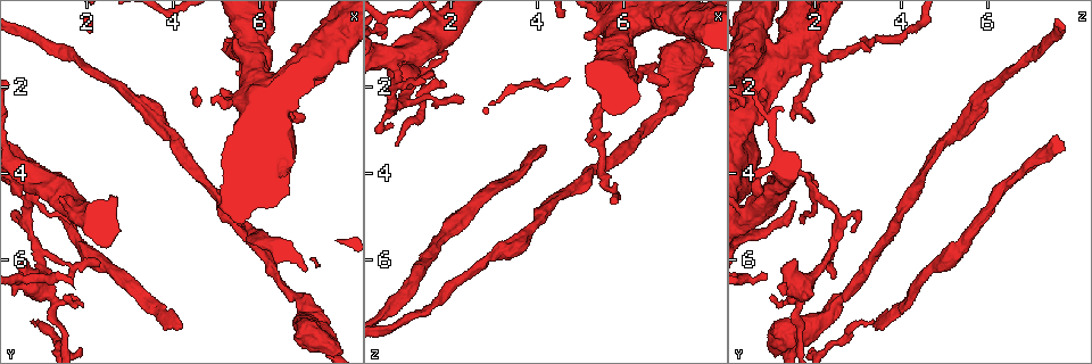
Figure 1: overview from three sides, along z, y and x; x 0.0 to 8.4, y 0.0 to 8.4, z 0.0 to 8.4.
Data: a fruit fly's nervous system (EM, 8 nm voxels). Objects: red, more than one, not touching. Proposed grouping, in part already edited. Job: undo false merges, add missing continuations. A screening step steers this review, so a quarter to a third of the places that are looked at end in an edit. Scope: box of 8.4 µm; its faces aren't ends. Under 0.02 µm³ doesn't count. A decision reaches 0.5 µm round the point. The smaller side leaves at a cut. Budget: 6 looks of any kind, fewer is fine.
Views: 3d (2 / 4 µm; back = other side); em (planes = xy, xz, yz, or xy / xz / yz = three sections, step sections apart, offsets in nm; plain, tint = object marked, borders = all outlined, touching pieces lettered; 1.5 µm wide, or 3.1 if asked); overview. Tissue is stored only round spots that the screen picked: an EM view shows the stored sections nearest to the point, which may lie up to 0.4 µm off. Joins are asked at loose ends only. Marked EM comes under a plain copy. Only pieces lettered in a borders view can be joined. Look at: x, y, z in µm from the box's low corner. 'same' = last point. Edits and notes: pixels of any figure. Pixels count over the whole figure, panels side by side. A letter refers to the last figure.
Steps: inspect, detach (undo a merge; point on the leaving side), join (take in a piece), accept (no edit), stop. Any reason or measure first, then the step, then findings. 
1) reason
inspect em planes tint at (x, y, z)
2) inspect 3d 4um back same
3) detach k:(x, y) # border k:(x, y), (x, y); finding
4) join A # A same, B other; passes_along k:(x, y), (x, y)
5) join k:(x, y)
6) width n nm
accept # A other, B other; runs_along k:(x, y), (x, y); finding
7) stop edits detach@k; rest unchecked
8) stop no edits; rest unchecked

inspect em planes borders at (7.05, 7.20, 2.35)

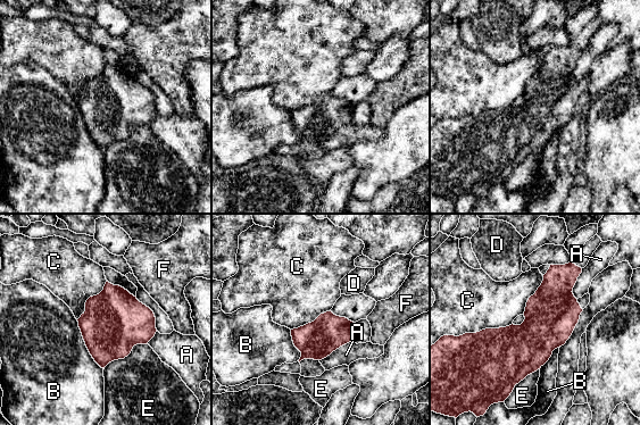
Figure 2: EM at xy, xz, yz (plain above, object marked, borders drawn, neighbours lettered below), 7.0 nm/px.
width 380 nm
accept # A other, B other, C other, D other, E other, F other; border 2:(512, 323), (460, 335); one cell here

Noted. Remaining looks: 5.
branch stops here
inspect 3d 2um at (1.45, 6.90, 1.00)

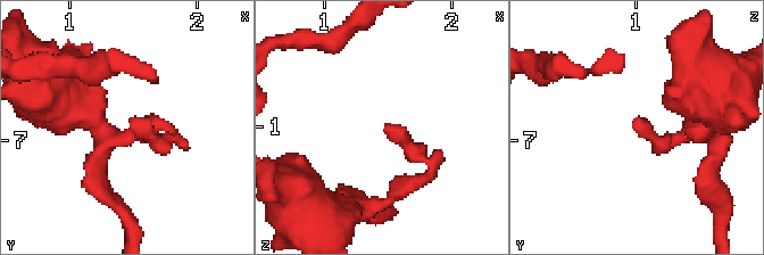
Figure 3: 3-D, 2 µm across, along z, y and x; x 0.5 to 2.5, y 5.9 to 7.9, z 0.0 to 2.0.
now the EM
inspect em planes borders at (1.48, 6.90, 0.96)

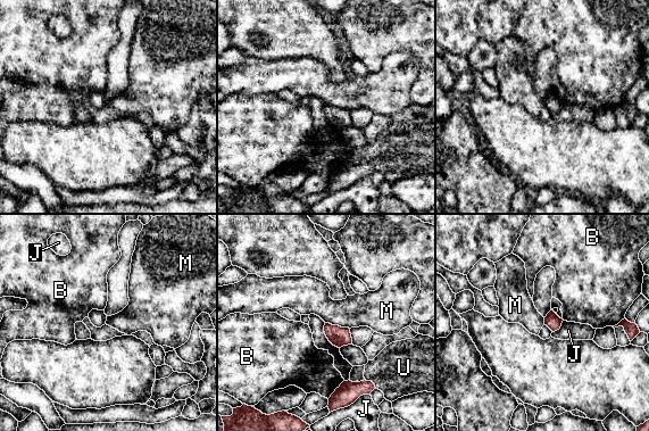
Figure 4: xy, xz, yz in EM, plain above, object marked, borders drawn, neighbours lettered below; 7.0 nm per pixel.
width 110 nm
accept # B other, J other, M other, U other; no lettered piece goes on from it

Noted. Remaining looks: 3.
long arm stops here
inspect em planes borders at (4.25, 7.60, 3.40)

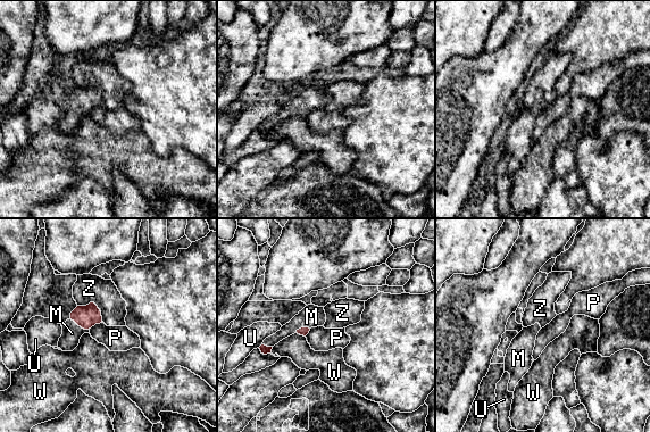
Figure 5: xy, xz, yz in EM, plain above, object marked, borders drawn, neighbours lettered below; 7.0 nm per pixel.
join M # M same, P other, U other, W other, Z other; passes_along 5:(86, 316), (80, 325), (72, 333); it goes on there

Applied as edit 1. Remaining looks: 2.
stop edits join@5; rest unchecked

